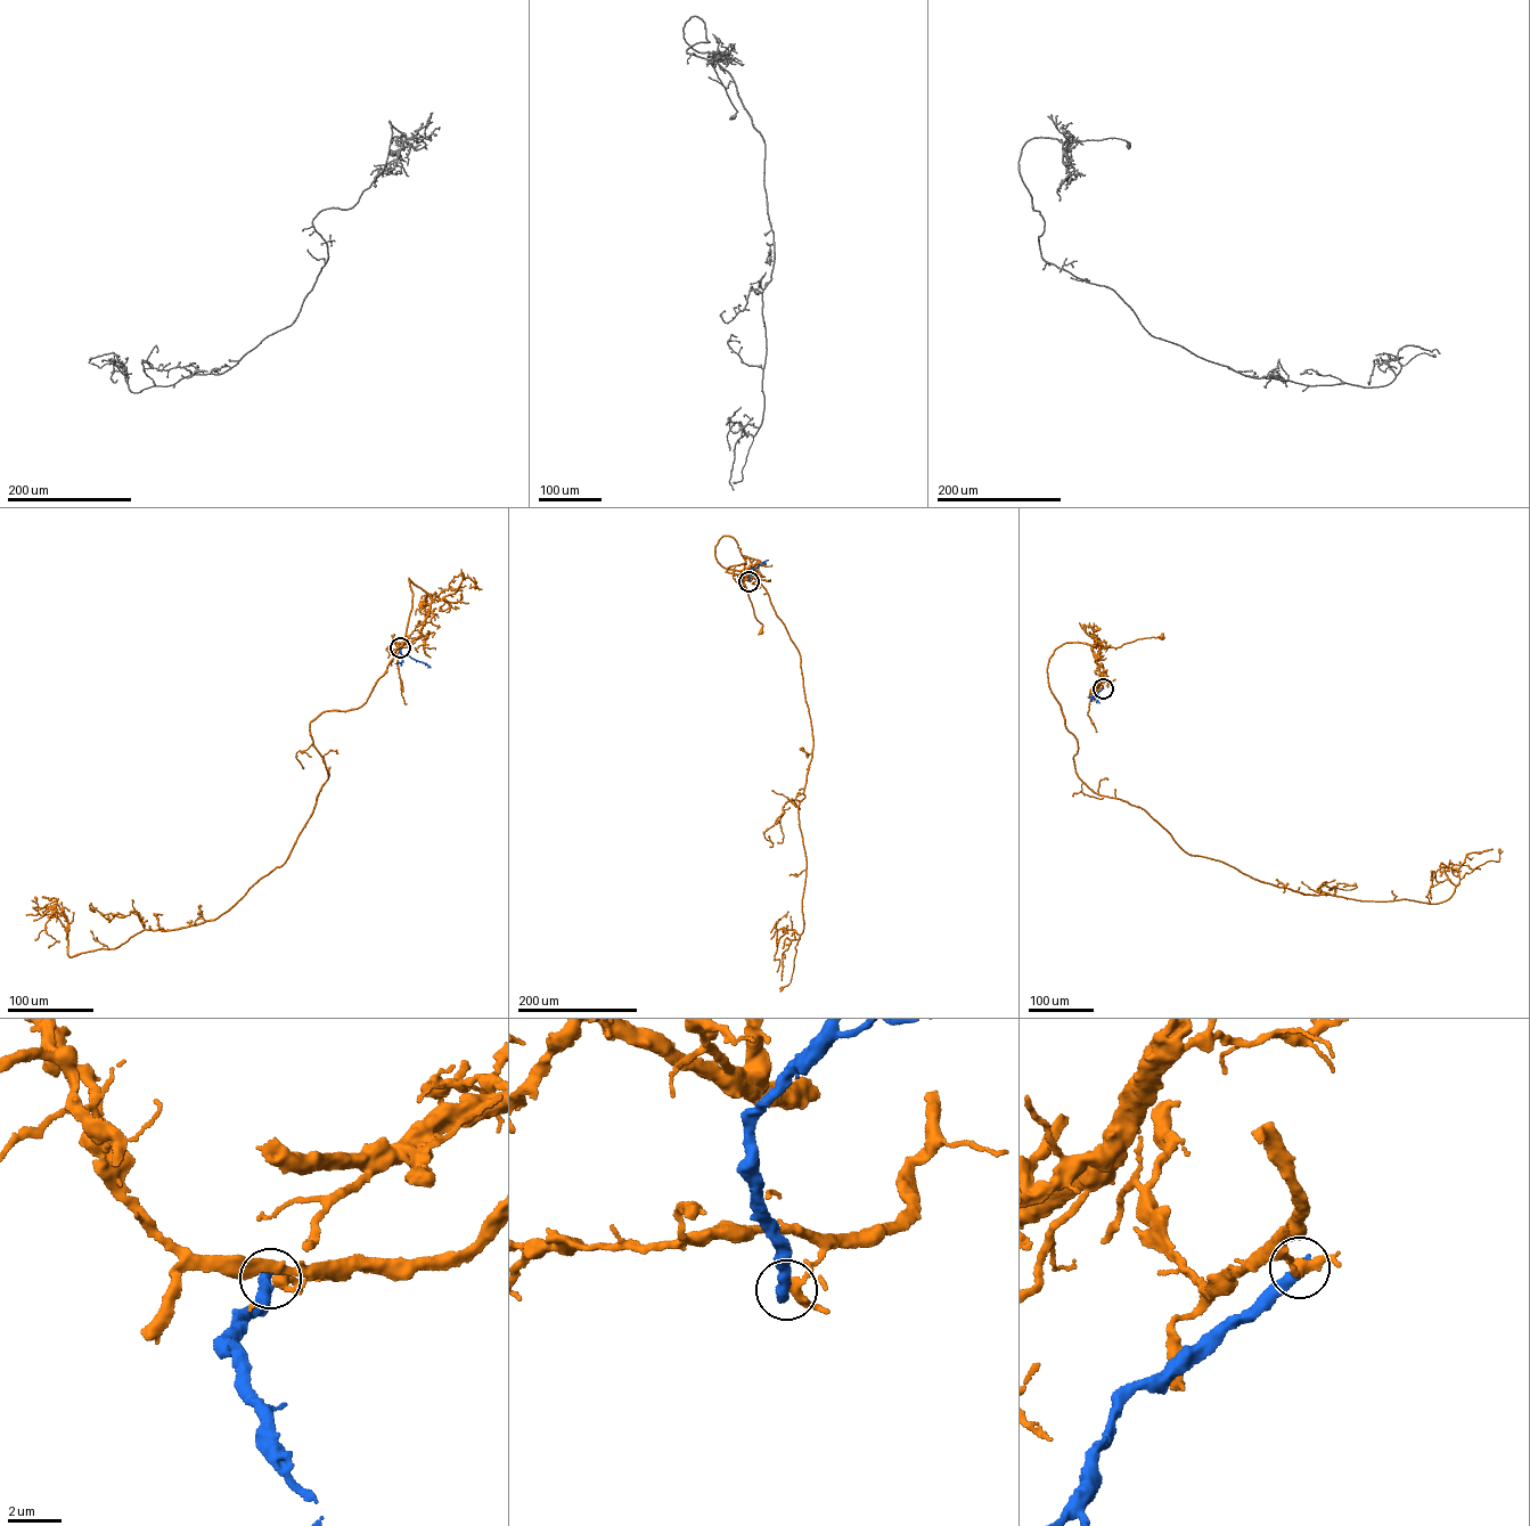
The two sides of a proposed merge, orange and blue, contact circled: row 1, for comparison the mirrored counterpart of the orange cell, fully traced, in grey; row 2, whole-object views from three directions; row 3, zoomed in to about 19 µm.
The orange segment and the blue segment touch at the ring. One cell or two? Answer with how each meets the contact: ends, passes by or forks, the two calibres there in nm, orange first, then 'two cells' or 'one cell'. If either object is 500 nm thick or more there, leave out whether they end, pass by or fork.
calibres 320 and 500 nm; two cells

